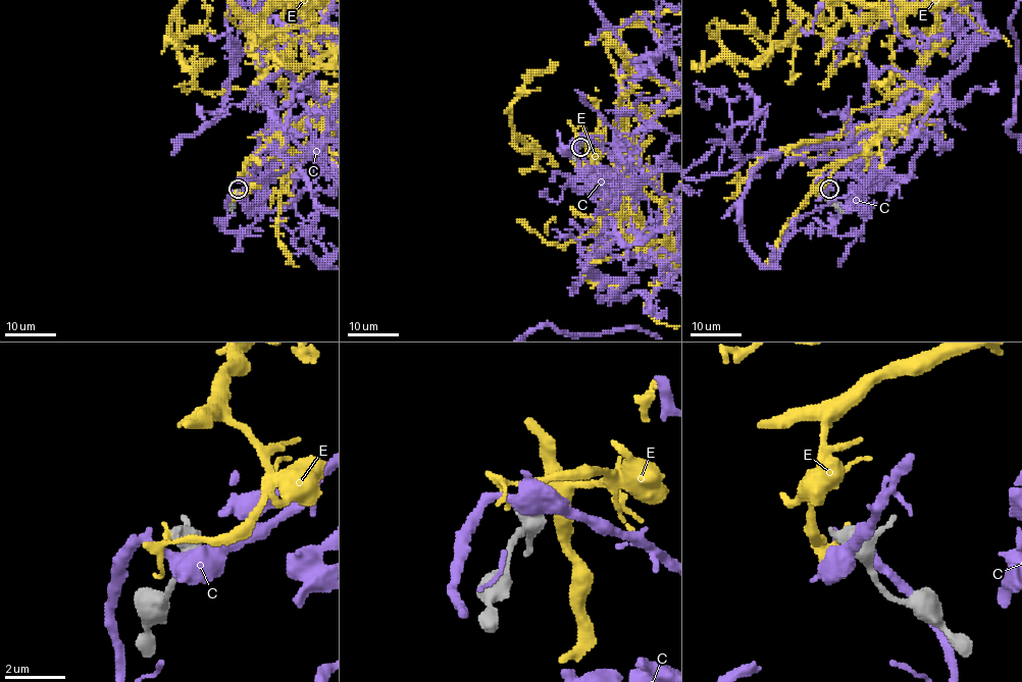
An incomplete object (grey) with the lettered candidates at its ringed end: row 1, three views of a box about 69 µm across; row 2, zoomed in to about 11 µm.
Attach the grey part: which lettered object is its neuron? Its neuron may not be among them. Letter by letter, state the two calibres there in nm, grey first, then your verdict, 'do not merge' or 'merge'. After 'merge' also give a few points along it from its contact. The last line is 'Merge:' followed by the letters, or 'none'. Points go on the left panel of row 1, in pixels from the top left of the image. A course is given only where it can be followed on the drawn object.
C: 500/480 nm | do not merge
E: 400/150 nm | do not merge
Merge: none

